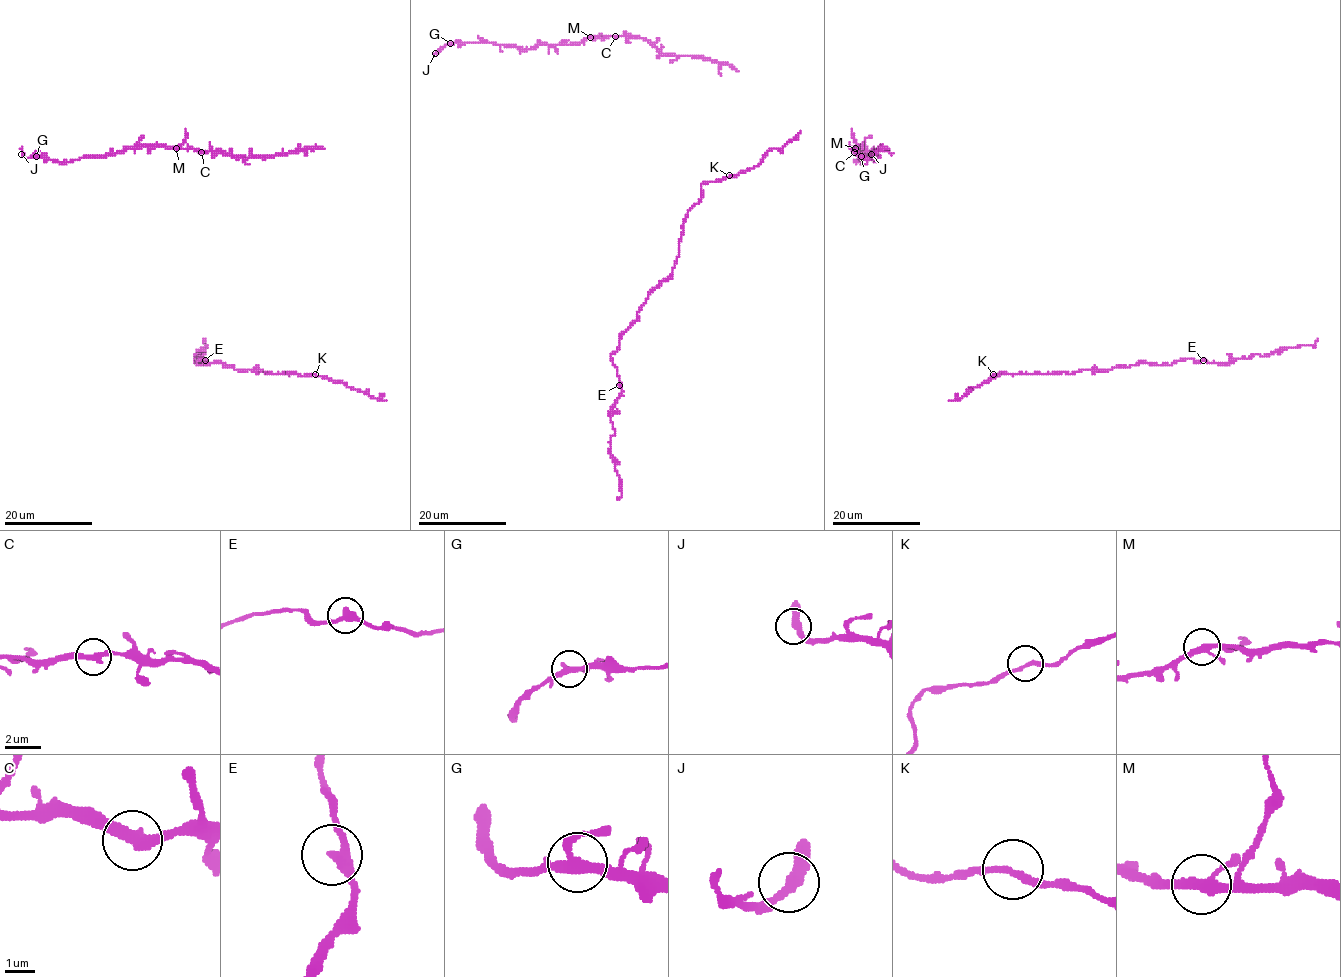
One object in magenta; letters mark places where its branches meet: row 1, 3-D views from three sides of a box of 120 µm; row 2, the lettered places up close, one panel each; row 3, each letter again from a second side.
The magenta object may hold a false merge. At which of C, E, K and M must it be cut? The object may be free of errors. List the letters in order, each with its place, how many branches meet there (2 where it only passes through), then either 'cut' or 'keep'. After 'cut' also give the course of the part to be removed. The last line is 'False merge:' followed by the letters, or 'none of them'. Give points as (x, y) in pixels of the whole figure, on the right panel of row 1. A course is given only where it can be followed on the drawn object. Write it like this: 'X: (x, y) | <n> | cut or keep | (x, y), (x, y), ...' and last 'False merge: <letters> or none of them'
C: (854, 152) | 2 | keep
E: (1203, 360) | 2 | keep
K: (993, 374) | 2 | keep
M: (855, 148) | 3 | keep
False merge: none of them

